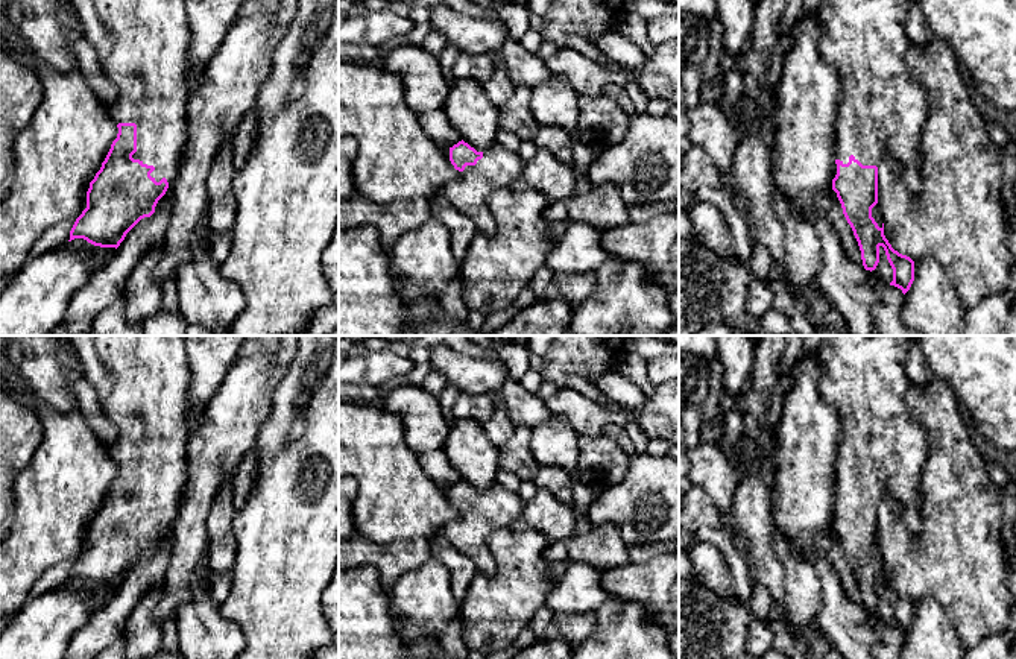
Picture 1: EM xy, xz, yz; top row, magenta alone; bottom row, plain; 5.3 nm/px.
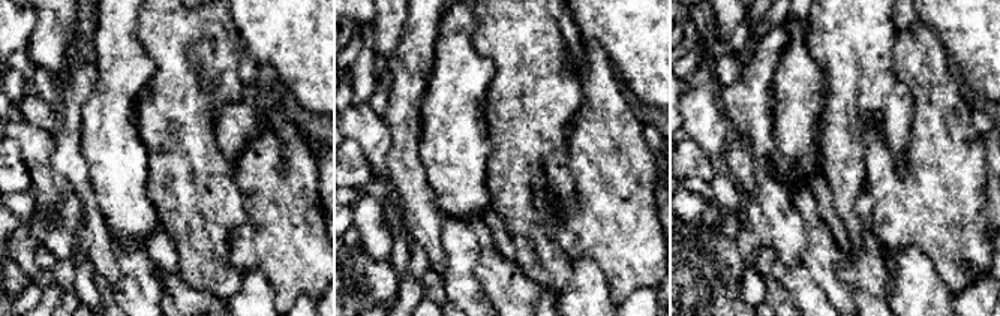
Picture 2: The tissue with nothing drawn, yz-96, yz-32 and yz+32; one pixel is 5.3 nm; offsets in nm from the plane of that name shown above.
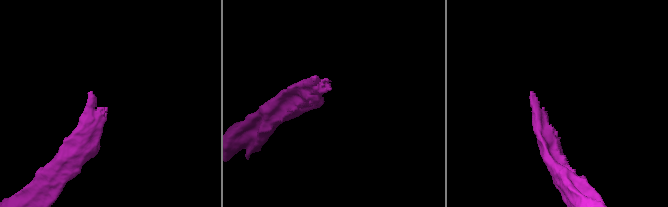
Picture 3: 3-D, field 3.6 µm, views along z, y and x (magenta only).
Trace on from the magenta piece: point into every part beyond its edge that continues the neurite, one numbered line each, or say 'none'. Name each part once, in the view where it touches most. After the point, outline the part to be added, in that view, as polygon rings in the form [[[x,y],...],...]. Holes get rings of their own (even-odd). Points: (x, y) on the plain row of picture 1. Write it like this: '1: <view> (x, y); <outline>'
1: xy (151, 377); [[[96,336],[96,352],[102,363],[106,366],[112,377],[112,386],[108,396],[102,401],[102,408],[106,416],[117,425],[118,434],[115,440],[108,446],[109,456],[114,463],[135,463],[137,465],[137,492],[132,495],[134,500],[140,500],[143,504],[153,506],[155,510],[150,516],[159,522],[162,518],[169,524],[176,522],[178,509],[181,506],[181,493],[187,484],[187,442],[190,437],[187,425],[187,390],[191,380],[191,372],[187,361],[187,348],[184,343],[184,336]]]

